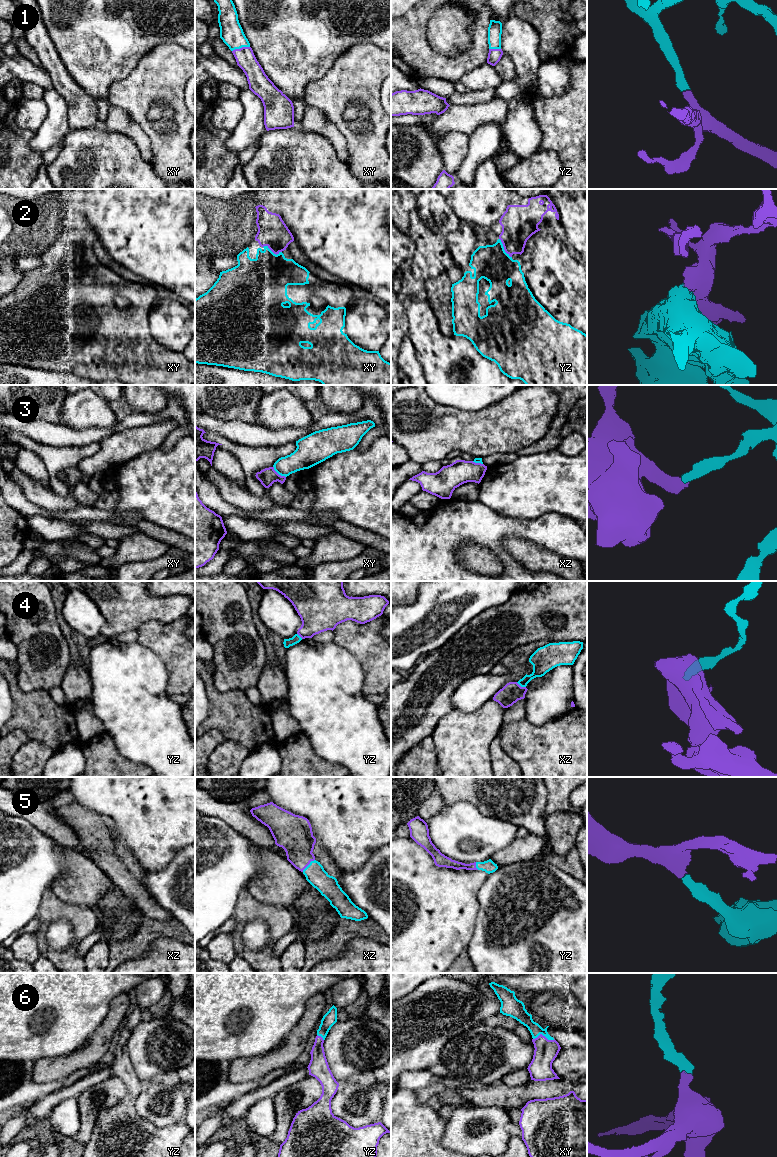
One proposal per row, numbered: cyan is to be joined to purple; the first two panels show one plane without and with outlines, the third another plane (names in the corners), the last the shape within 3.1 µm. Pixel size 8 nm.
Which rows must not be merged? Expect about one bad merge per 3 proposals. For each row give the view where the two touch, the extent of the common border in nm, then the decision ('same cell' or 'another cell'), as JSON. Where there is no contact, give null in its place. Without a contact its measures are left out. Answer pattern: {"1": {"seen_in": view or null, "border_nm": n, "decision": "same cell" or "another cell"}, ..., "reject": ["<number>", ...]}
{"1": {"seen_in": "xy", "border_nm": 150, "decision": "same cell"}, "2": {"seen_in": "xy", "border_nm": 160, "decision": "same cell"}, "3": {"seen_in": "xy", "border_nm": 140, "decision": "another cell"}, "4": {"seen_in": "xz", "border_nm": 90, "decision": "same cell"}, "5": {"seen_in": "xz", "border_nm": 140, "decision": "same cell"}, "6": {"seen_in": "xy", "border_nm": 180, "decision": "same cell"}, "reject": ["3"]}

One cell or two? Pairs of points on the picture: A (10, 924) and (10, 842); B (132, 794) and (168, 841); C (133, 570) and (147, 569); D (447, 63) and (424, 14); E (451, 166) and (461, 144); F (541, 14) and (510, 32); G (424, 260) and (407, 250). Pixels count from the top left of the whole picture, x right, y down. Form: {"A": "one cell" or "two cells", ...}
{"A": "one cell", "B": "one cell", "C": "one cell", "D": "one cell", "E": "one cell", "F": "two cells", "G": "two cells"}

